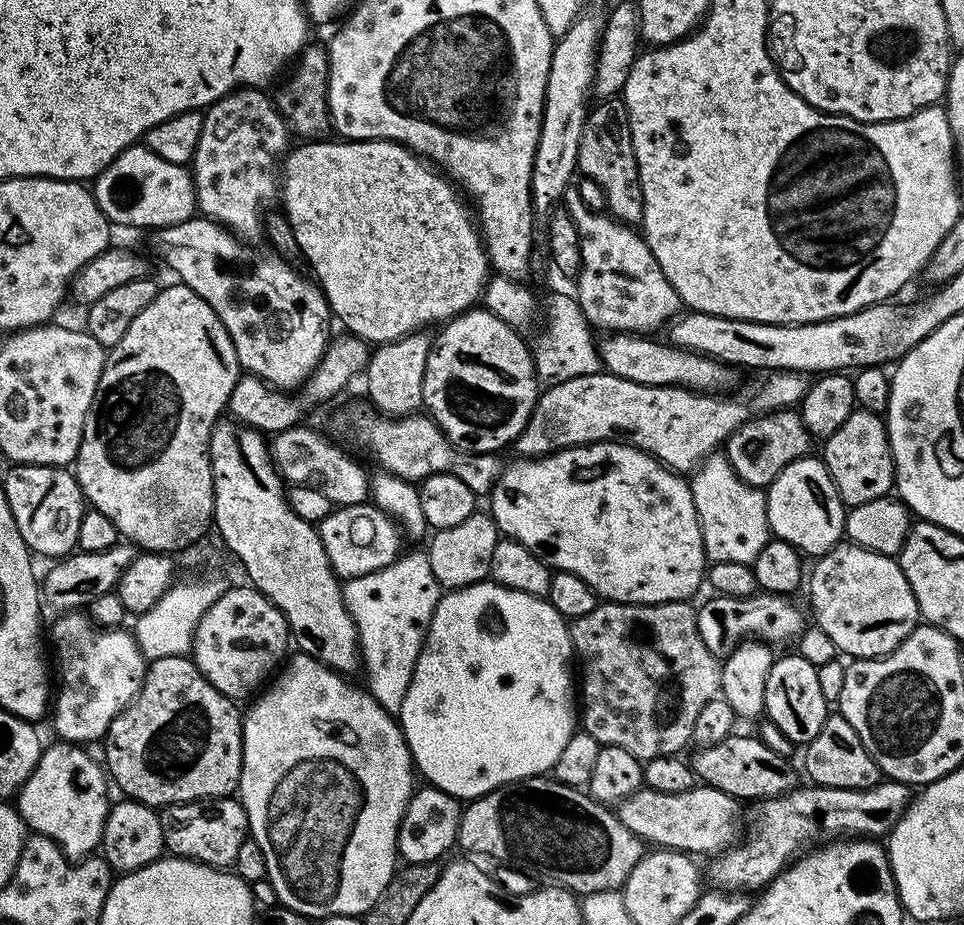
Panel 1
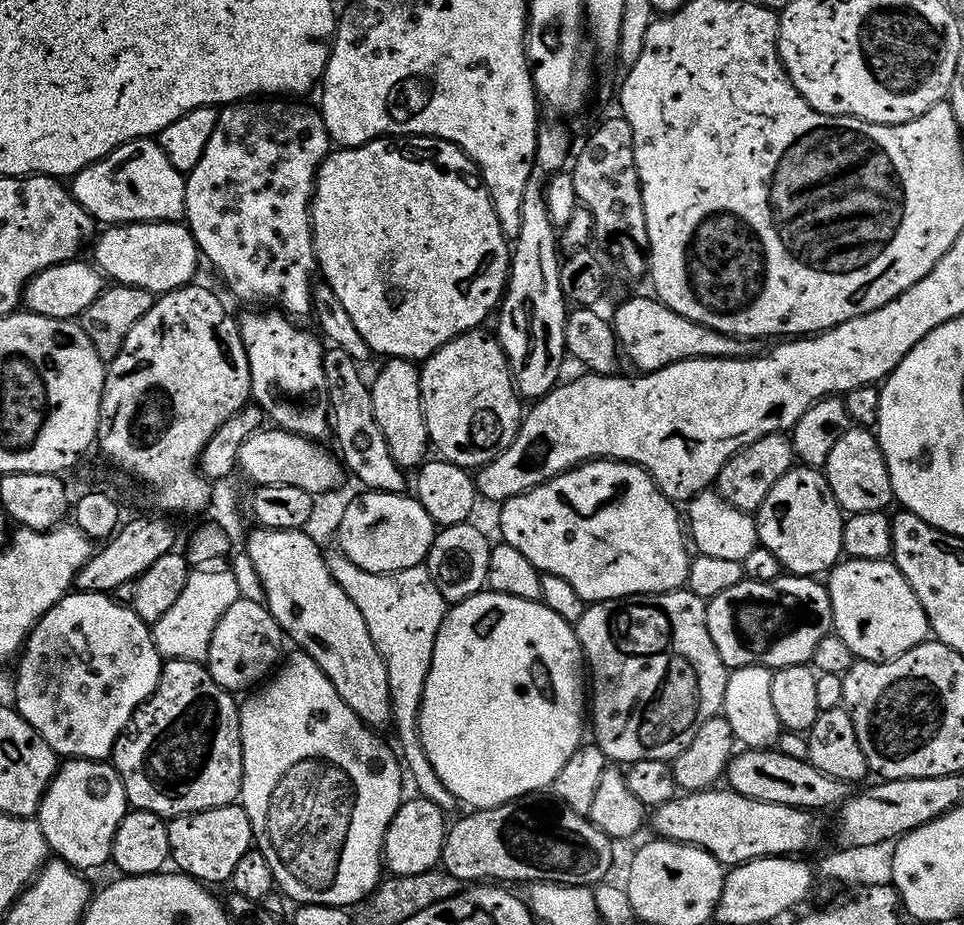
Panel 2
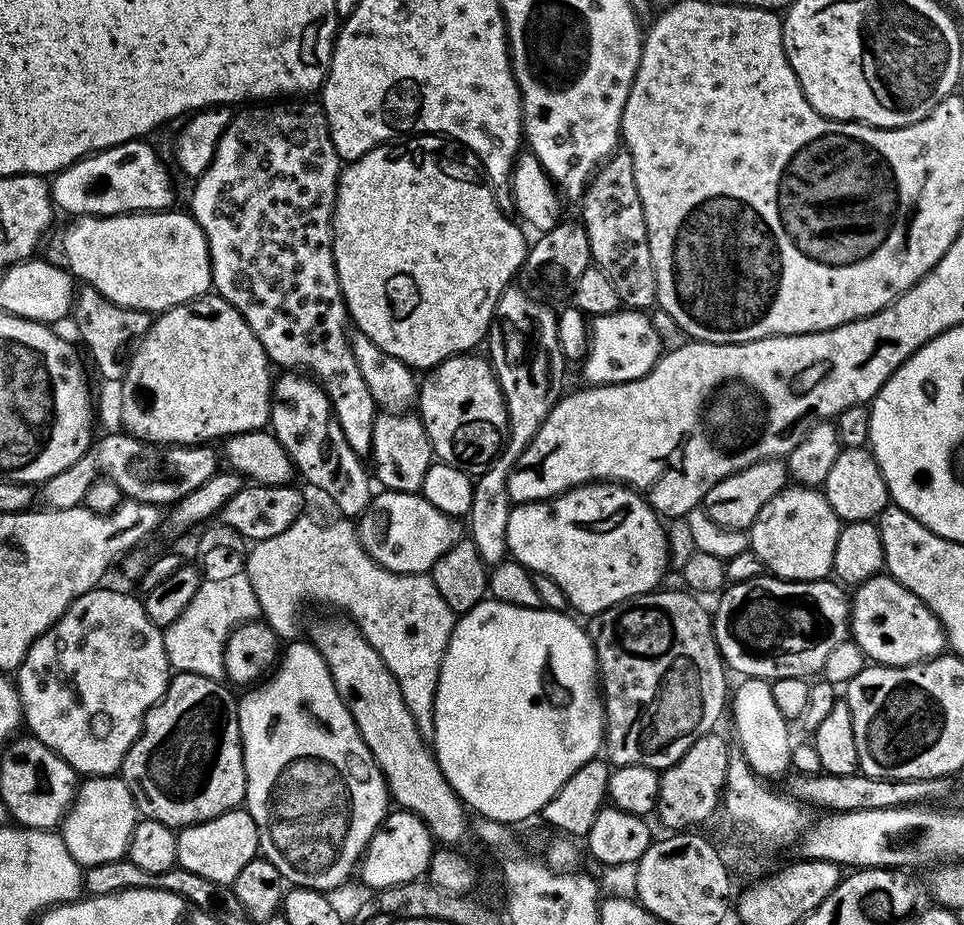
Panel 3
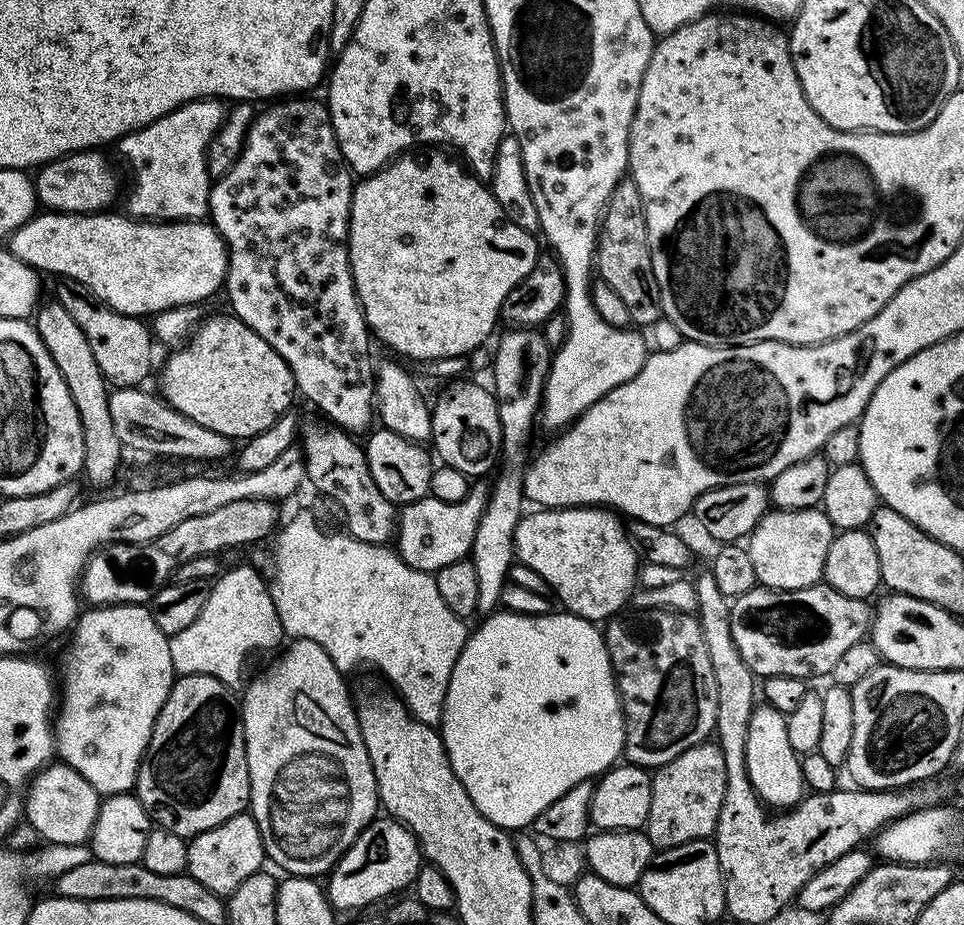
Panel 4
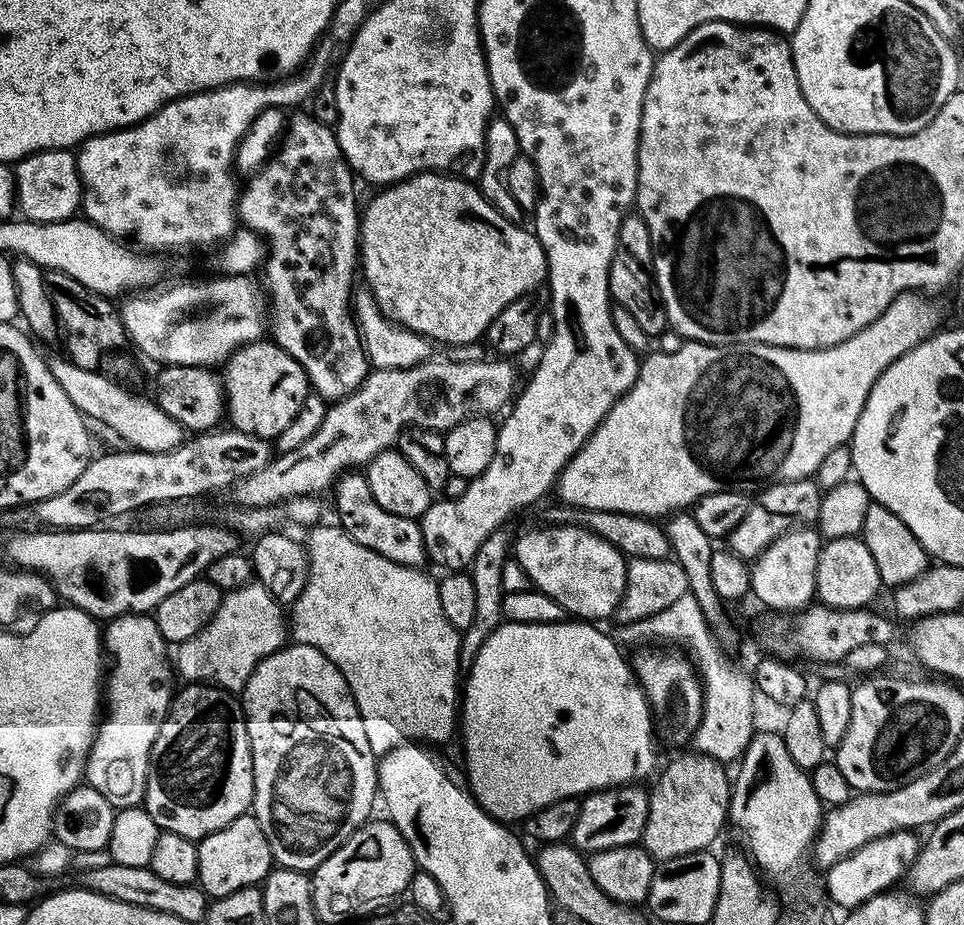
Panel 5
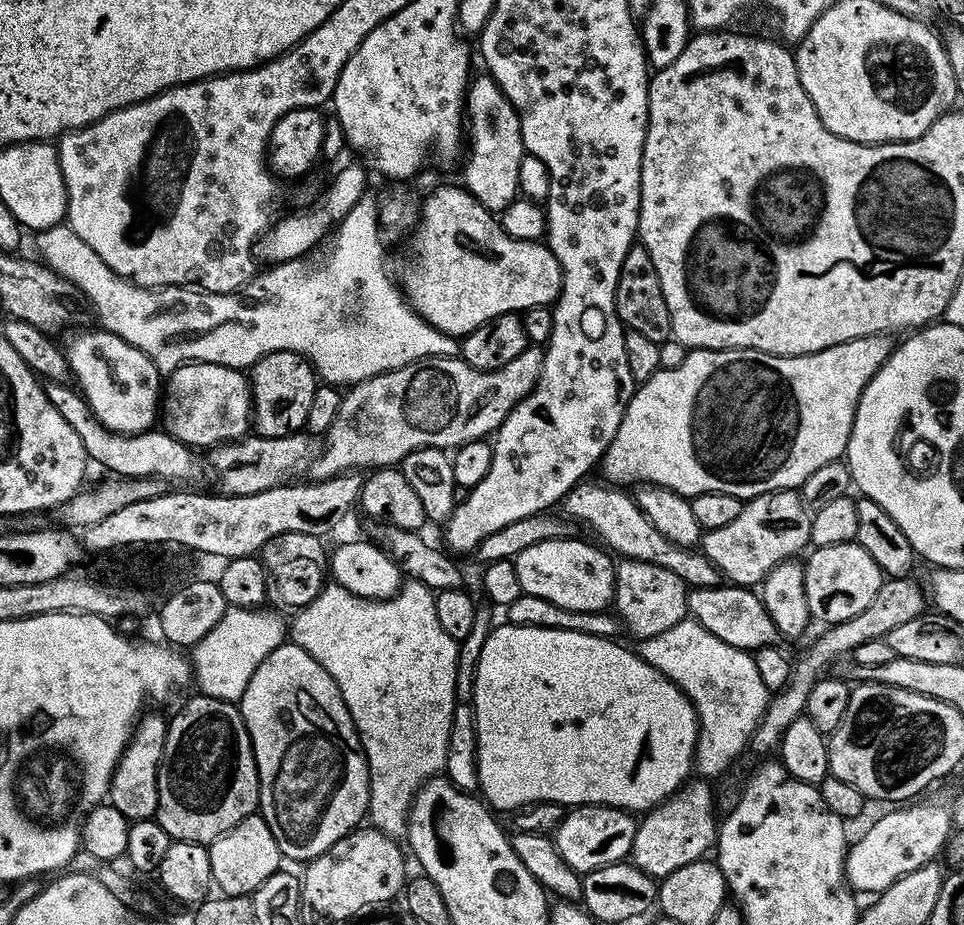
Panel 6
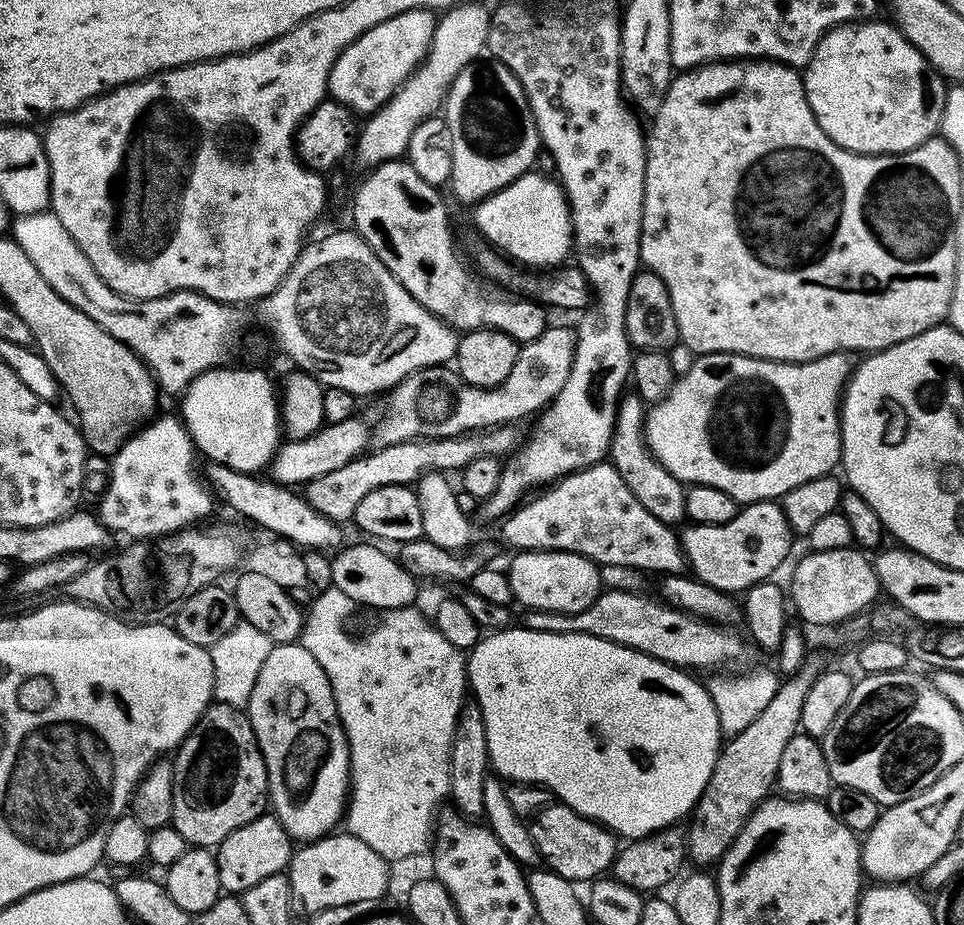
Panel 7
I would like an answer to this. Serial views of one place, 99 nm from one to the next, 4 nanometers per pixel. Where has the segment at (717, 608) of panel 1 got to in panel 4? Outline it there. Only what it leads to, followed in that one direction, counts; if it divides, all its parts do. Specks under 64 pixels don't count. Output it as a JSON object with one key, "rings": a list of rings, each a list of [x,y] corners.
{"rings":[[[821,582],[802,590],[786,590],[785,592],[755,586],[731,601],[728,621],[730,634],[734,638],[734,646],[738,646],[738,654],[742,654],[742,662],[746,662],[753,676],[757,678],[789,676],[807,681],[808,676],[827,677],[831,674],[839,656],[849,646],[854,646],[854,642],[863,640],[869,635],[873,615],[874,608],[868,600],[838,594],[838,590]]]}

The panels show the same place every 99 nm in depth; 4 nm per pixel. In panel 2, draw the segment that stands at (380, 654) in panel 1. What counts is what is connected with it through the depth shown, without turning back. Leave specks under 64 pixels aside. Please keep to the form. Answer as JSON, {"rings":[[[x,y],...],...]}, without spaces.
{"rings":[[[339,554],[329,555],[327,562],[338,586],[342,586],[350,602],[354,602],[358,610],[362,610],[362,618],[366,618],[366,630],[370,630],[370,638],[374,638],[374,646],[378,646],[378,654],[382,654],[386,662],[392,707],[390,724],[391,727],[396,727],[395,743],[398,745],[407,779],[408,776],[412,779],[413,786],[420,791],[417,793],[423,799],[434,802],[445,810],[457,807],[456,797],[450,790],[446,790],[442,778],[434,774],[434,766],[430,766],[426,750],[422,750],[422,738],[416,729],[422,686],[426,686],[430,654],[434,654],[434,638],[438,634],[438,626],[442,626],[446,611],[446,602],[442,594],[438,594],[438,586],[434,586],[427,567],[424,566],[407,568],[401,572],[367,572]]]}

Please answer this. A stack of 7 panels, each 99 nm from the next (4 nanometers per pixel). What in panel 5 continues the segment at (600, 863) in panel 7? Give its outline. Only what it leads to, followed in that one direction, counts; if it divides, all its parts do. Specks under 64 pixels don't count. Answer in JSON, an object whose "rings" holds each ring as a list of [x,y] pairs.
{"rings":[[[639,783],[621,784],[614,788],[602,788],[599,792],[589,792],[580,800],[580,809],[578,810],[578,822],[574,822],[574,830],[570,837],[571,843],[579,852],[591,854],[601,852],[602,850],[614,850],[622,846],[631,844],[639,845],[644,839],[646,830],[646,818],[650,810],[648,801],[649,789],[639,788]]]}

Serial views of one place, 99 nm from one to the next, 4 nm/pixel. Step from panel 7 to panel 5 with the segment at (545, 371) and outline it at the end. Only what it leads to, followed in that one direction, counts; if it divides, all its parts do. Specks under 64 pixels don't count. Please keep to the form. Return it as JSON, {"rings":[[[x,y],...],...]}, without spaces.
{"rings":[[[429,358],[409,368],[378,368],[369,371],[359,388],[354,389],[346,399],[335,401],[326,410],[326,418],[322,426],[318,426],[318,434],[302,442],[298,450],[273,455],[268,464],[262,466],[262,470],[254,470],[254,474],[233,484],[230,489],[231,503],[241,508],[272,508],[290,498],[324,494],[345,472],[367,466],[378,454],[393,447],[405,430],[423,428],[444,434],[463,420],[470,420],[473,416],[487,417],[492,414],[488,412],[496,412],[500,407],[503,409],[513,399],[517,387],[516,372],[508,365],[511,363],[507,359],[493,359],[493,364],[488,360],[436,359]]]}

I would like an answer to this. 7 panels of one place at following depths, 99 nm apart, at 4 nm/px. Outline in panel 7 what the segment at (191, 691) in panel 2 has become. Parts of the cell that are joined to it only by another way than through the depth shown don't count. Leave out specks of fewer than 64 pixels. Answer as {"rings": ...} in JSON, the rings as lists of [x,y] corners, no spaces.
{"rings":[[[219,702],[209,704],[208,709],[201,714],[198,722],[190,730],[188,737],[175,749],[171,761],[174,778],[171,827],[176,828],[178,834],[182,834],[189,846],[215,849],[226,838],[226,834],[265,815],[270,804],[266,762],[262,758],[247,715],[241,709],[231,708],[228,704]]]}

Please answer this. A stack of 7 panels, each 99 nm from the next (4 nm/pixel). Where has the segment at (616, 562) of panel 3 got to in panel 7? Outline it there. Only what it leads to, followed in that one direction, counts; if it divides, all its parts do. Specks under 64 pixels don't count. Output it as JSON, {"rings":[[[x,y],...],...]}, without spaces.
{"rings":[[[517,551],[512,565],[506,568],[508,581],[512,587],[515,603],[521,604],[521,609],[537,612],[581,612],[586,610],[600,595],[600,569],[594,560],[588,560],[573,552],[522,552]]]}

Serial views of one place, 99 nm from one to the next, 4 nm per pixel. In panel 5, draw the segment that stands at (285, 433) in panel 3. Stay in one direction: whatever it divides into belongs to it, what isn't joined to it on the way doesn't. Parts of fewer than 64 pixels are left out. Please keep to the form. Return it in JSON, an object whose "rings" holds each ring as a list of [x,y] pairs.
{"rings":[[[349,470],[336,481],[334,493],[336,492],[336,516],[339,527],[360,546],[374,550],[389,558],[392,562],[412,567],[423,567],[427,563],[427,552],[425,542],[422,540],[422,532],[419,523],[410,518],[402,518],[390,514],[390,510],[382,510],[378,502],[374,502],[374,494],[370,494],[368,477],[363,471]]]}

